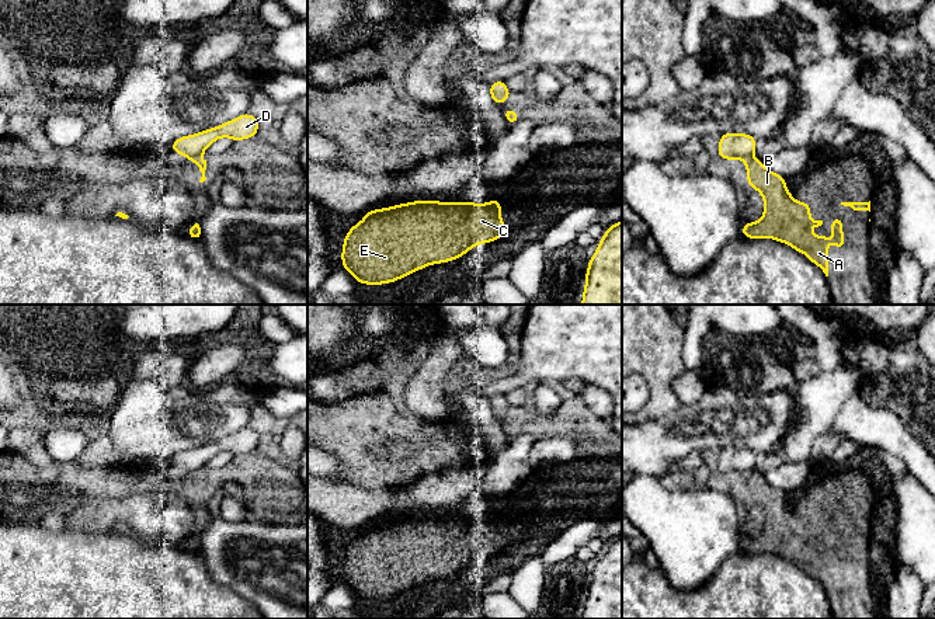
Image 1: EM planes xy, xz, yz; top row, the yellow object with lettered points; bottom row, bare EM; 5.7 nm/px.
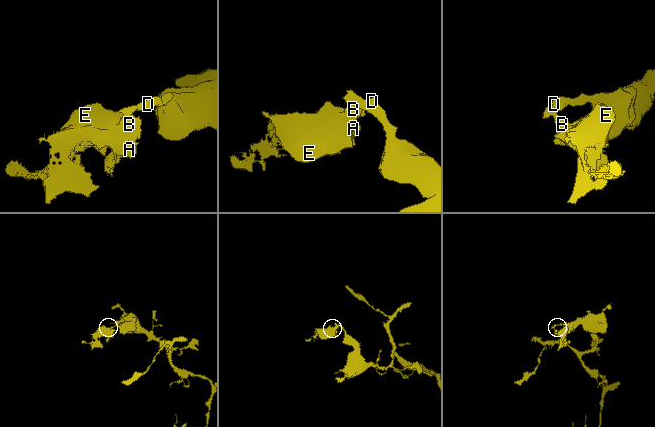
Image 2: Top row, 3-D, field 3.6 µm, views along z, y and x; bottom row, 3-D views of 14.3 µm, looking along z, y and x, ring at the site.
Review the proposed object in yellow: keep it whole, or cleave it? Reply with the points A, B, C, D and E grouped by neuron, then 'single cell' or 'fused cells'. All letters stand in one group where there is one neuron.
groups A B C E / D; fused cells

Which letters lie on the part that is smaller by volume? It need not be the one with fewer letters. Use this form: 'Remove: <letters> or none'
Remove: A, B, C, E

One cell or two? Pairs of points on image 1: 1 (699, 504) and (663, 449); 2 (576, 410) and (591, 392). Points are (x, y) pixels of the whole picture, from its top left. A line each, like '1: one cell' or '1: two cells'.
1: two cells
2: two cells

